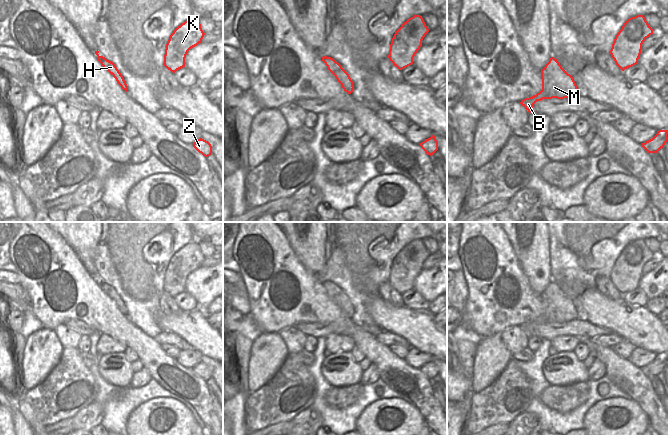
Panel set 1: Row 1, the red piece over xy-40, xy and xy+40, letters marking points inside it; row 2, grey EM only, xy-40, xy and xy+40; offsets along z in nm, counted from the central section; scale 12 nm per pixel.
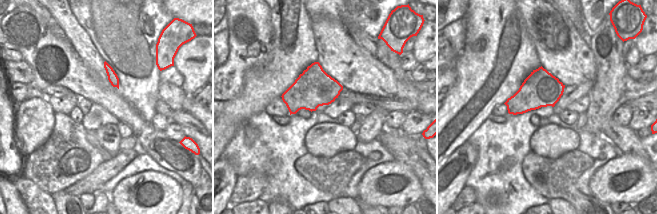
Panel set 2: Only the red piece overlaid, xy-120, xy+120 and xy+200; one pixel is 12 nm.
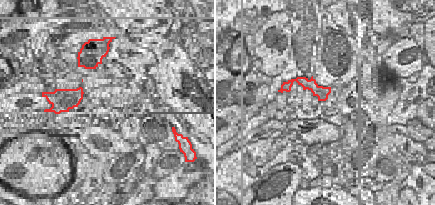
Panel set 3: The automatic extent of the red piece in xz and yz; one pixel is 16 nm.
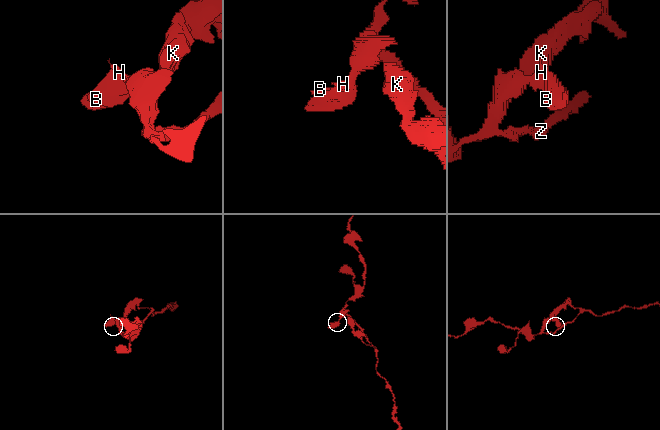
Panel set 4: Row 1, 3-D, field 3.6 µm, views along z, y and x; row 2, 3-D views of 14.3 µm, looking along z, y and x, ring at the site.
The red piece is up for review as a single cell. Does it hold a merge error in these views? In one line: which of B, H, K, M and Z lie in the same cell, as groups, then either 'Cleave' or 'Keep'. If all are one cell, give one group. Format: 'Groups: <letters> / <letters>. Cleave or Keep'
Groups: B H K M Z. Keep

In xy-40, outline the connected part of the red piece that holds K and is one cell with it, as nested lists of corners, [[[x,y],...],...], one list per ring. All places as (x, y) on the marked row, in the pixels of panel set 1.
[[[191,17],[178,26],[166,44],[164,66],[173,73],[185,67],[188,51],[201,43],[204,35],[198,17]]]

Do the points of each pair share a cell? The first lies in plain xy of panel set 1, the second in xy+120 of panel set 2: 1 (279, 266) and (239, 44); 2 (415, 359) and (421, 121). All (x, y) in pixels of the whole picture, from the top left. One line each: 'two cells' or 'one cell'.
1: one cell
2: one cell

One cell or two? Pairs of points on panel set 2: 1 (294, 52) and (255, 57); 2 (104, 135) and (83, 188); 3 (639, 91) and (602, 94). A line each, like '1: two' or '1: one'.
1: two
2: two
3: one

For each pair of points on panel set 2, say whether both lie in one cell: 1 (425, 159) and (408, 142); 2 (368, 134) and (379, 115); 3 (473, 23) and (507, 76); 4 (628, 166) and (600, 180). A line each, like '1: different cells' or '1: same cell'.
1: same cell
2: same cell
3: same cell
4: same cell

